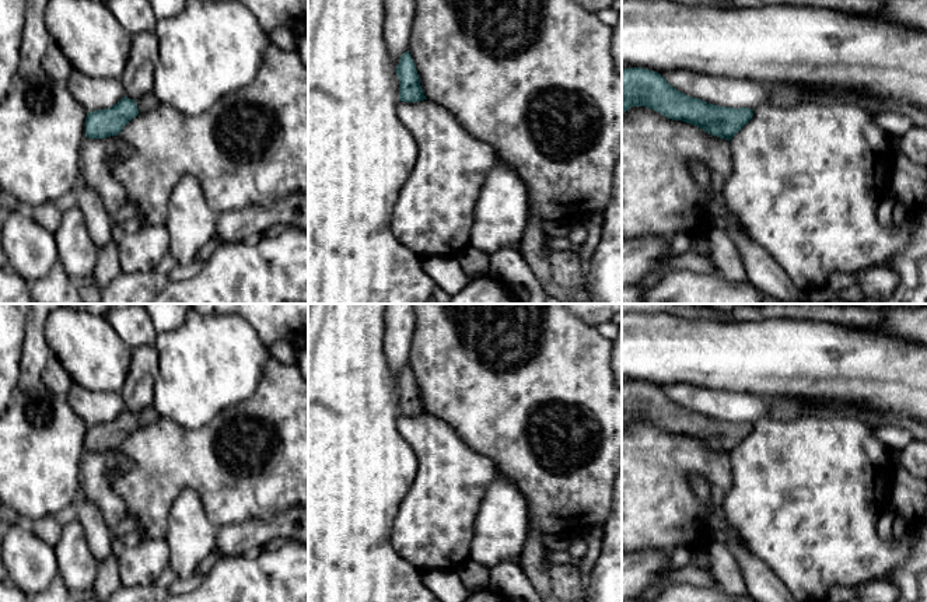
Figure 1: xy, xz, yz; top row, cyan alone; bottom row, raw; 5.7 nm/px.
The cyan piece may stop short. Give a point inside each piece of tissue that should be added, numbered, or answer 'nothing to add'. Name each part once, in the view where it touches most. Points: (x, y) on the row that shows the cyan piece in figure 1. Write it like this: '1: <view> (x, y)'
1: xy (149, 101)

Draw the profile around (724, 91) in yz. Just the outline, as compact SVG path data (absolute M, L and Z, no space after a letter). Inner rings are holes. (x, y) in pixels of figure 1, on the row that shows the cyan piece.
M688 70L667 71L661 76L678 91L718 106L755 109L769 99L767 85L758 81Z

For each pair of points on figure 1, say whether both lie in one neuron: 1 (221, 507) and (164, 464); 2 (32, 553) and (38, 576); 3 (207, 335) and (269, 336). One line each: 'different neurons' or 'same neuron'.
1: same neuron
2: same neuron
3: different neurons

